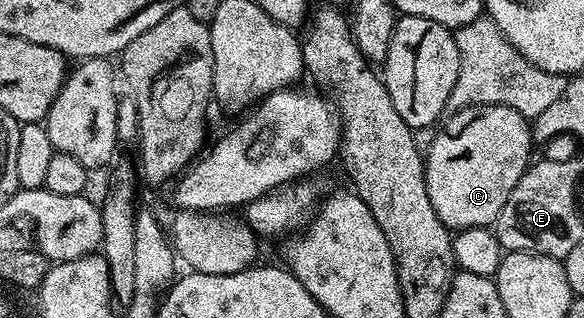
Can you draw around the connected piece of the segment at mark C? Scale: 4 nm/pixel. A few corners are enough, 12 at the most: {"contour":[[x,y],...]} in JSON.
{"contour":[[508,106],[447,115],[424,152],[432,210],[493,225],[532,163]]}

